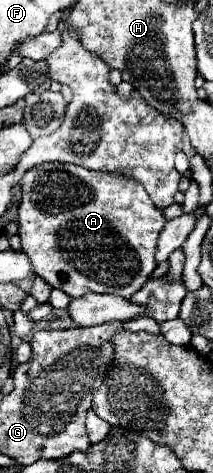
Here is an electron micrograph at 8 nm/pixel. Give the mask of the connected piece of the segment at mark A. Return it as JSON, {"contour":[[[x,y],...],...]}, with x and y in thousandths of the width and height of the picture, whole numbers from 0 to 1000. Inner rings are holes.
{"contour":[[[230,342],[146,355],[99,381],[99,402],[108,419],[80,452],[89,503],[164,579],[221,600],[296,613],[333,630],[399,626],[408,617],[606,630],[709,588],[737,567],[737,503],[784,465],[662,385],[559,364],[437,364],[352,347]]]}

